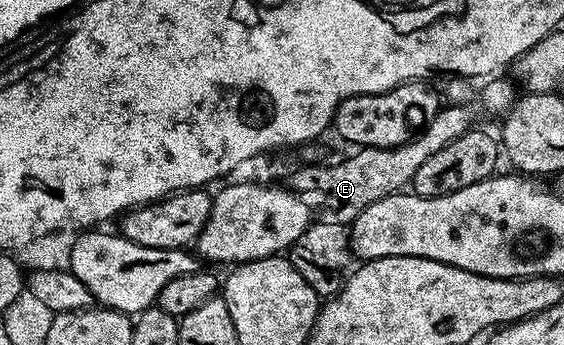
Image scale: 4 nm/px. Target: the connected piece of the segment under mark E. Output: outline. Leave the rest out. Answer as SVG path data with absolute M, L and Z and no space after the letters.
M459 104L453 105L452 108L443 106L431 124L418 134L412 135L404 144L399 144L396 148L360 147L352 151L355 153L340 164L310 163L308 166L303 166L307 168L299 168L296 172L294 169L290 173L289 187L292 192L306 194L308 197L319 196L317 216L320 221L350 226L355 223L357 214L365 210L365 206L373 206L373 202L381 198L402 193L406 189L403 187L406 184L408 187L414 181L417 170L421 170L421 162L433 158L437 150L445 150L449 142L461 138L461 134L472 131L472 128L469 109L462 108Z

